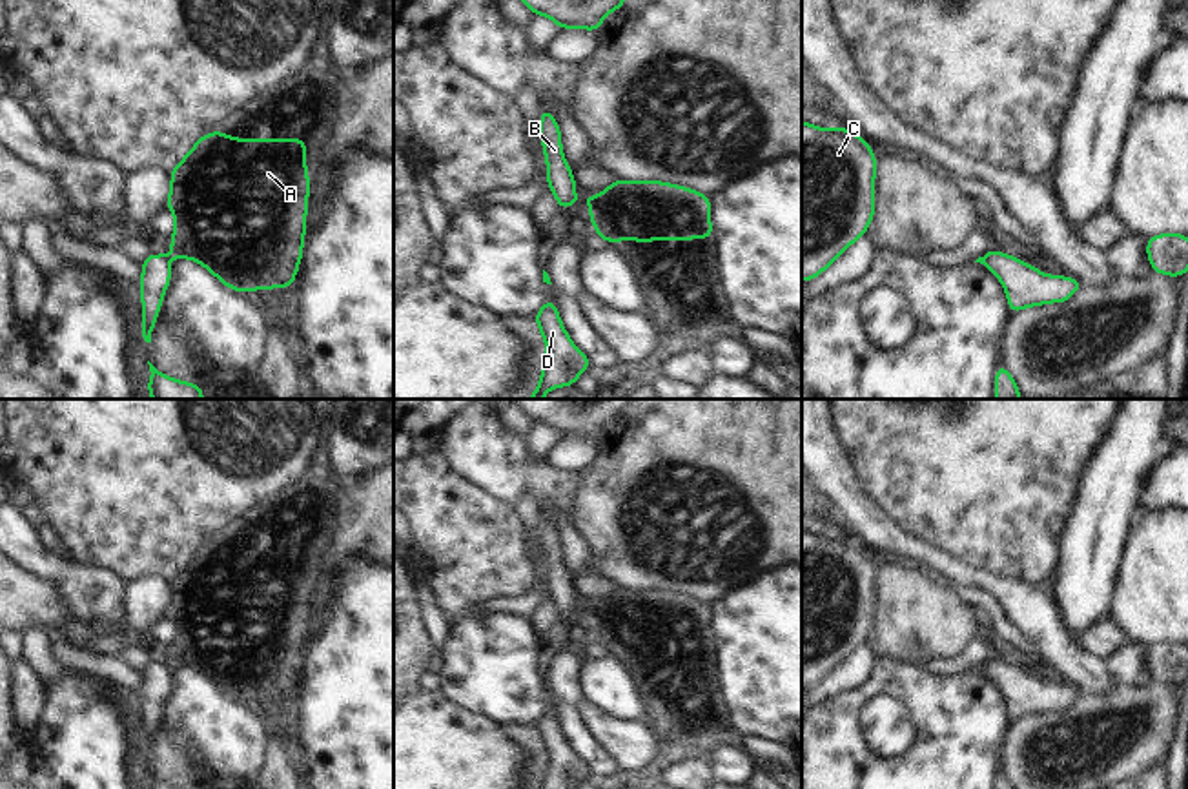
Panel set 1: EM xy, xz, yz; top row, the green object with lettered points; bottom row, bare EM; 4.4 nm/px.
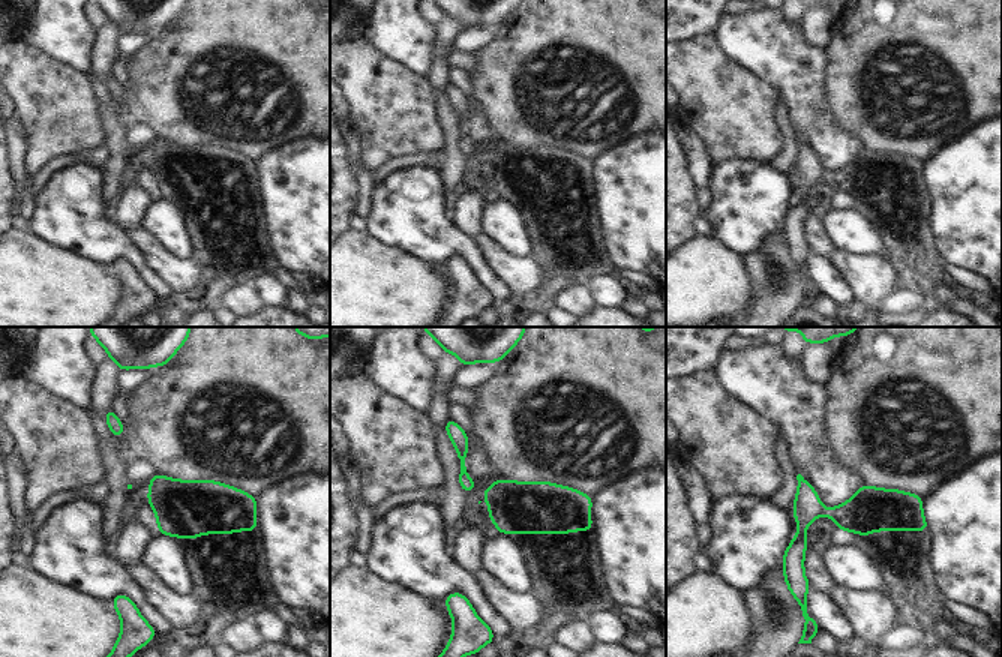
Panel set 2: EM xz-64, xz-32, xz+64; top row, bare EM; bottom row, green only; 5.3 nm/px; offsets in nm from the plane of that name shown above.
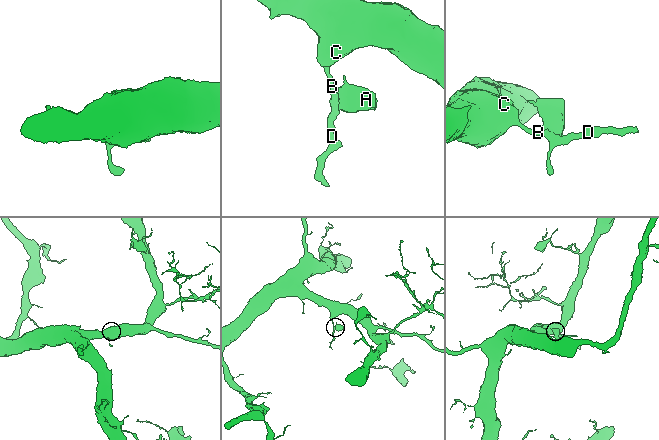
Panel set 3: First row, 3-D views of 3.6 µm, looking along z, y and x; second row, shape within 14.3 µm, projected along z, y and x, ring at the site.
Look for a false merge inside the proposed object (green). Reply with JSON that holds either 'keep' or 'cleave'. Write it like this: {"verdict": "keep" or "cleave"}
{"verdict": "cleave"}

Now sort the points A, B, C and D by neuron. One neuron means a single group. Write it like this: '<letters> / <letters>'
A / B C D

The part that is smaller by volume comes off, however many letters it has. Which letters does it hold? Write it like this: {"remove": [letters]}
{"remove": ["A"]}

